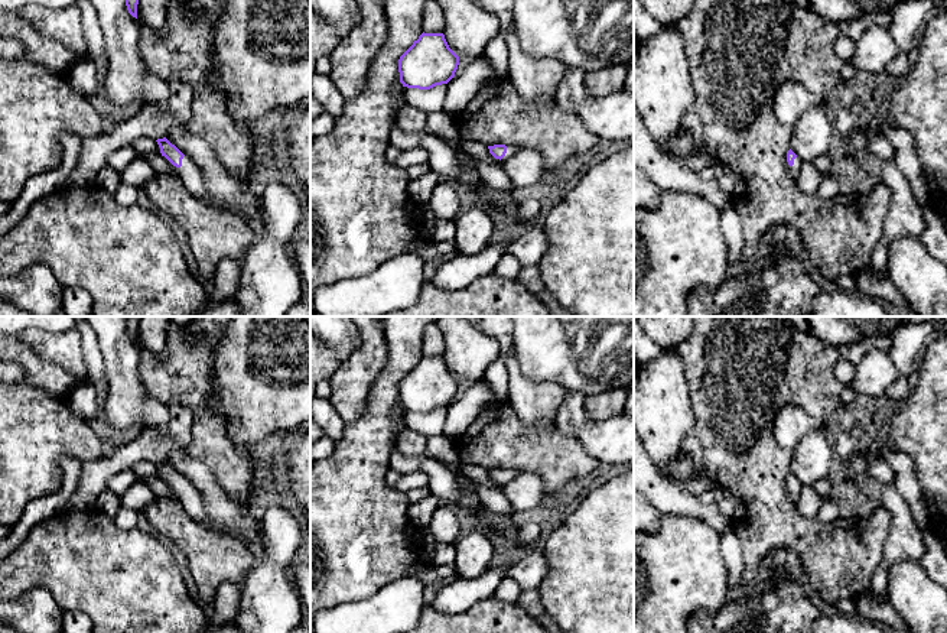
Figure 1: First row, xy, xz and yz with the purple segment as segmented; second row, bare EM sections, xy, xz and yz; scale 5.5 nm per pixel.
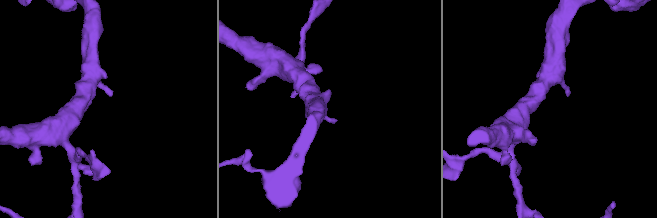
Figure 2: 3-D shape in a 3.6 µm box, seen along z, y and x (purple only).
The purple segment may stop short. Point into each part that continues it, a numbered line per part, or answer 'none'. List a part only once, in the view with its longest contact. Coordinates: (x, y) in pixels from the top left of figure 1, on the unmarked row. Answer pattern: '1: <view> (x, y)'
1: xy (191, 499)

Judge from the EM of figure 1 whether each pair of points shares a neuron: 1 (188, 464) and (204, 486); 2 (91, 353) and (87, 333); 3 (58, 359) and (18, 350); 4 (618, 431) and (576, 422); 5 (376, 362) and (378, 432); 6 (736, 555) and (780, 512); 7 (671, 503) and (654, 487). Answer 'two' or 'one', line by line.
1: one
2: one
3: one
4: one
5: two
6: two
7: one

